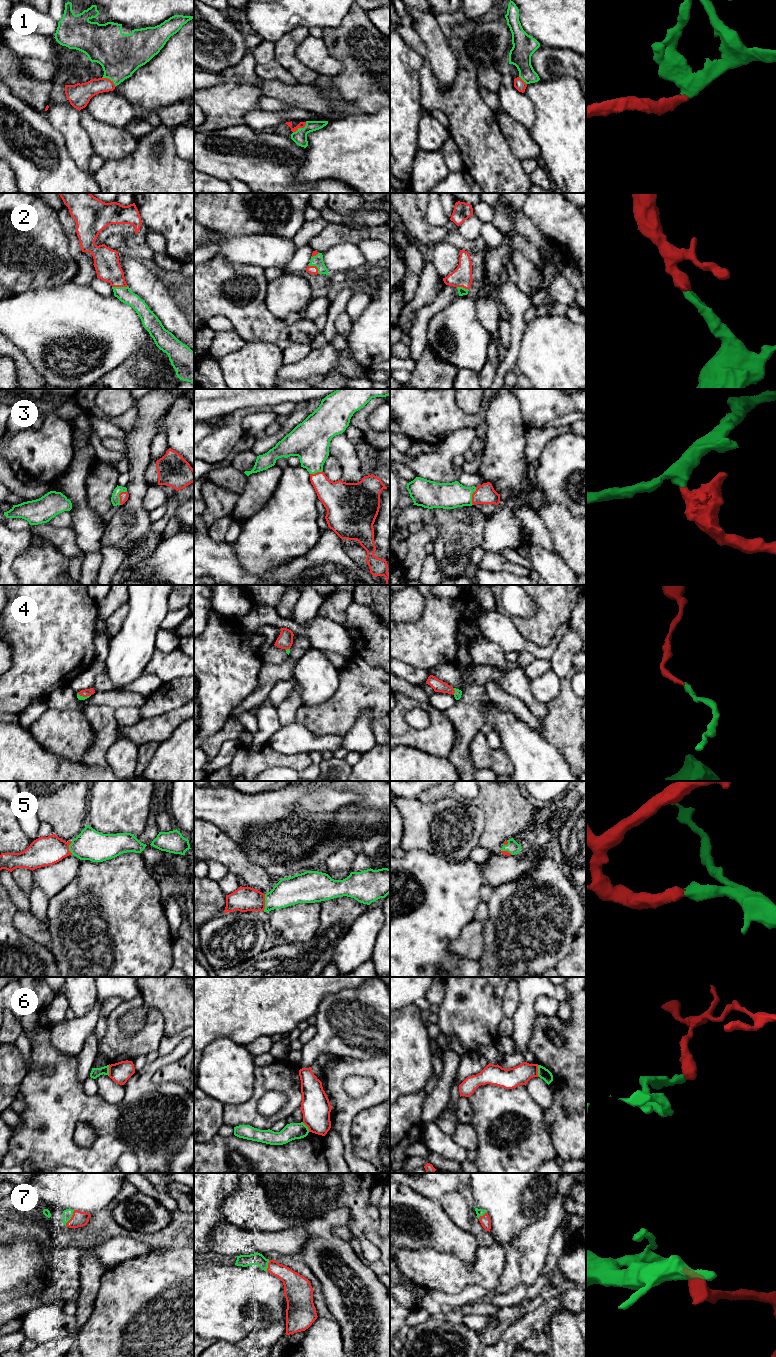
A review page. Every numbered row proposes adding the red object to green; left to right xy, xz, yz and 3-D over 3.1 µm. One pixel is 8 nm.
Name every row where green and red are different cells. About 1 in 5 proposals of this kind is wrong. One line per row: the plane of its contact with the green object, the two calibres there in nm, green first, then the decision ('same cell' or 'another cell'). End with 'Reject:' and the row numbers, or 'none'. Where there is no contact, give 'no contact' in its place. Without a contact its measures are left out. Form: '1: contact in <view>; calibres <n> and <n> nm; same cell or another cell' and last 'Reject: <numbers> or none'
1: contact in xz; calibres 110 and 50 nm; same cell
2: contact in xy; calibres 120 and 200 nm; same cell
3: contact in yz; calibres 200 and 160 nm; same cell
4: contact in yz; calibres 60 and 100 nm; same cell
5: contact in xz; calibres 220 and 200 nm; same cell
6: contact in yz; calibres 90 and 160 nm; another cell
7: contact in xy; calibres 80 and 130 nm; same cell
Reject: 6

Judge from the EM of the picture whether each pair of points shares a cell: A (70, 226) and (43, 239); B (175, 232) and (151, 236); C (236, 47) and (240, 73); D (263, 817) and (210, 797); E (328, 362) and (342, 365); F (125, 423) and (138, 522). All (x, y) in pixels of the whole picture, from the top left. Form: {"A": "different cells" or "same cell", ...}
{"A": "different cells", "B": "different cells", "C": "different cells", "D": "same cell", "E": "different cells", "F": "different cells"}

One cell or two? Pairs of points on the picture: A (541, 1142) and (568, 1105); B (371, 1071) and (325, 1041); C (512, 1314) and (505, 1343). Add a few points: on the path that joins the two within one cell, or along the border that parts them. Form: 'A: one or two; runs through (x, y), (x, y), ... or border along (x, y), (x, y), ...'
A: two; border along (543, 1111), (544, 1126), (557, 1154)
B: two; border along (339, 1056), (370, 1058)
C: two; border along (527, 1313), (510, 1324), (494, 1344)

